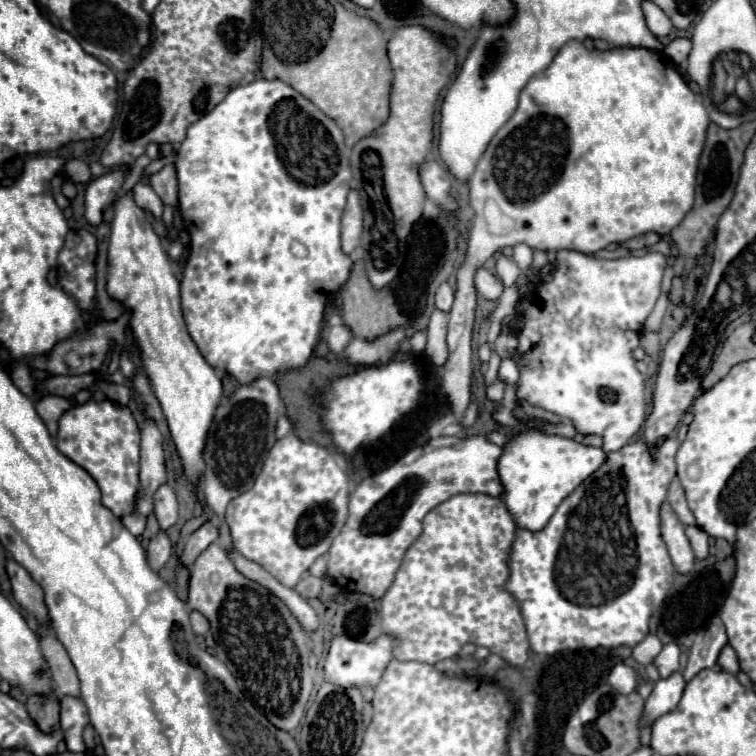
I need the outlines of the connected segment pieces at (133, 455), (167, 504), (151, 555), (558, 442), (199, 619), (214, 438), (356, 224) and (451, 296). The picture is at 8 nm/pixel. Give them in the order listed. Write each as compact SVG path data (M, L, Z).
M89 400L69 408L59 420L57 448L95 478L105 508L115 516L133 512L135 490L139 488L139 428L129 408L121 408L109 400Z
M163 484L155 494L155 514L163 530L171 528L177 522L177 498L169 484Z
M159 530L159 534L151 538L149 548L147 548L147 560L149 560L149 566L151 566L153 570L163 568L163 564L171 558L171 550L173 550L173 546L171 546L169 536L167 536L163 530Z
M519 428L509 436L503 446L503 454L497 462L497 472L503 484L501 500L505 502L509 514L513 516L519 528L527 528L531 532L541 530L557 506L595 470L603 466L607 454L603 448L587 446L575 442L573 438L563 438L555 434L547 434L537 428Z
M195 610L191 612L191 626L193 626L193 632L199 634L199 636L203 636L209 630L207 618L201 612L195 612Z
M257 376L251 384L241 384L229 398L223 398L221 404L217 406L215 420L209 432L209 444L203 448L205 470L201 482L205 500L213 508L219 526L225 526L223 522L227 504L235 496L247 492L251 484L255 484L255 476L259 476L263 460L271 450L271 444L275 444L277 440L275 420L281 410L283 402L271 376Z
M351 190L349 198L347 198L347 206L345 206L345 212L343 212L343 230L341 230L341 246L343 246L343 252L345 254L351 254L355 250L355 242L361 234L361 218L363 218L363 212L361 212L361 202L359 202L359 194L357 190Z
M441 284L439 290L437 290L437 296L435 296L435 308L441 310L441 312L449 312L451 310L451 304L455 300L455 292L449 284Z

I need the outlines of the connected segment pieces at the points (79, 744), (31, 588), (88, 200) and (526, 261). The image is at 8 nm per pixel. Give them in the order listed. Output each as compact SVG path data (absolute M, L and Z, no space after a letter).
M63 696L61 698L61 728L65 732L65 742L69 752L87 752L87 746L83 742L83 728L89 722L87 708L81 698L75 696Z
M7 558L5 570L9 574L11 580L11 590L13 590L13 598L31 614L35 614L37 622L47 624L47 608L43 602L43 590L37 582L31 580L29 572L17 564L13 558Z
M123 168L109 172L105 176L95 178L85 192L85 218L91 226L99 226L103 220L103 212L109 208L109 204L115 200L117 190L121 188L125 180Z
M517 244L517 246L513 248L513 260L515 260L521 268L529 268L531 258L533 258L533 250L531 250L529 246L525 246L525 244Z

